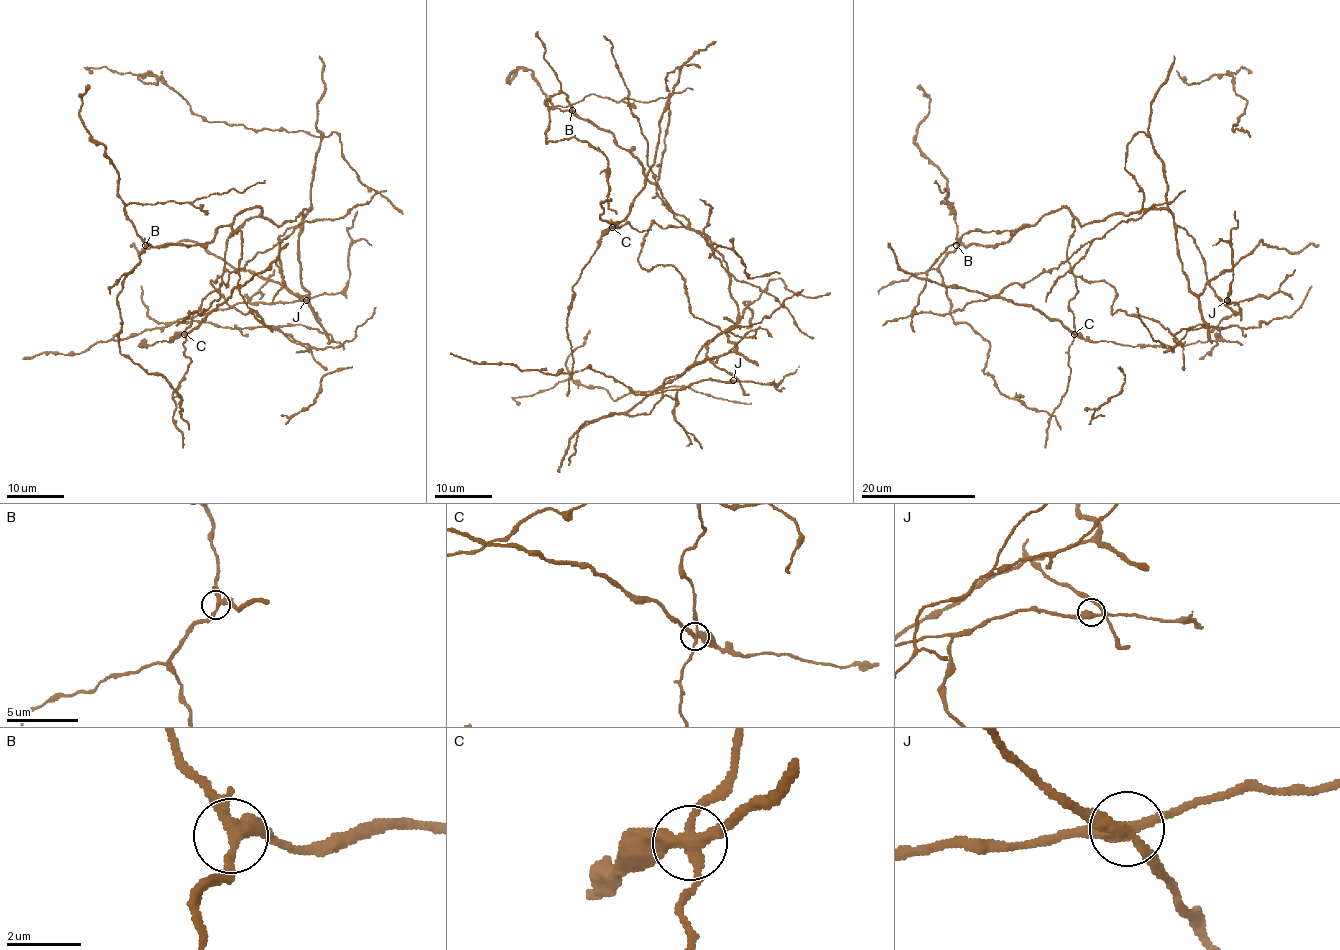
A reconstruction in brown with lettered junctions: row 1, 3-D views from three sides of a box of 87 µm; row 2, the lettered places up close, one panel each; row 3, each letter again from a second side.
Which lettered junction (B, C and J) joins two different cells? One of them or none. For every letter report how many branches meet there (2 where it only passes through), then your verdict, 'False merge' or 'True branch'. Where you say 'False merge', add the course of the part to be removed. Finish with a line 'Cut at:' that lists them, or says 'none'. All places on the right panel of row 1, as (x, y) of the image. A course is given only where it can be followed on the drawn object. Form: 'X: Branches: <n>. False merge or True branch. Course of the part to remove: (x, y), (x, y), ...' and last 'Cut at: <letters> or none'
B: Branches: 4. True branch
C: Branches: 4. False merge. Course of the part to remove: (1074, 334), (1060, 321), (1050, 320), (1033, 307), (916, 278), (900, 268), (887, 242)
J: Branches: 4. True branch
Cut at: C

